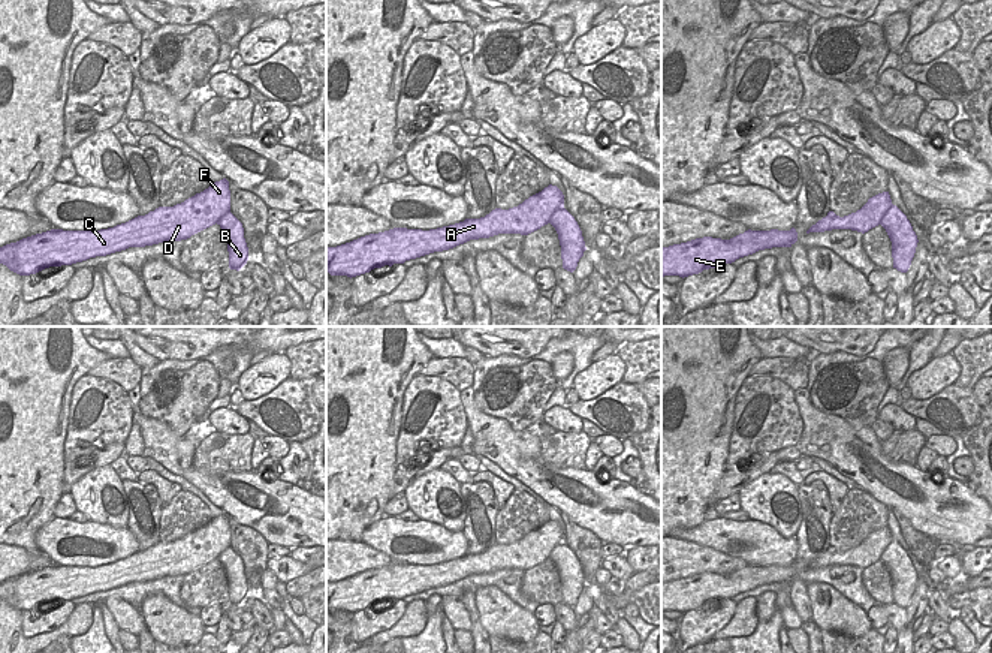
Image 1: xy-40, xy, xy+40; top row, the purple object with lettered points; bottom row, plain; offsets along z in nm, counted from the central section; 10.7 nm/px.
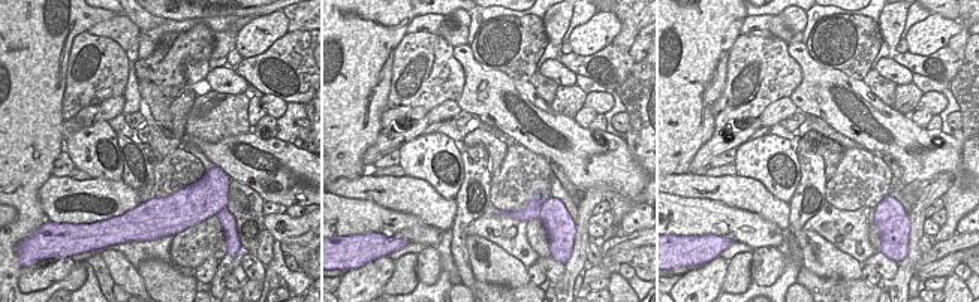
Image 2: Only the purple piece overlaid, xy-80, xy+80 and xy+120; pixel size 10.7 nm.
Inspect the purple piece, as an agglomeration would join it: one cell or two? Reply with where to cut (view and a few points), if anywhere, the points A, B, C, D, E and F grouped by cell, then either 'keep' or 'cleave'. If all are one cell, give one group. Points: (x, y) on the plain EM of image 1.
cut xy (563, 541), (548, 557); groups A C D E F / B; cleave

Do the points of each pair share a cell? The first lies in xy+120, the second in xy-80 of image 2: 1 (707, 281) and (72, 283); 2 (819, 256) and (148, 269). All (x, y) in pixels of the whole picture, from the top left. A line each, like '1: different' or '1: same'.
1: different
2: same

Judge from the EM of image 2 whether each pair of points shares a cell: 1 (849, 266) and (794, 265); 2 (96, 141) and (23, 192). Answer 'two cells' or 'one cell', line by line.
1: two cells
2: two cells

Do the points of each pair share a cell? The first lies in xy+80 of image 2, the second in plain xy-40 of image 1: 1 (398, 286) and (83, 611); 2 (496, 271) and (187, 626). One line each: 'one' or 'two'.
1: one
2: one

